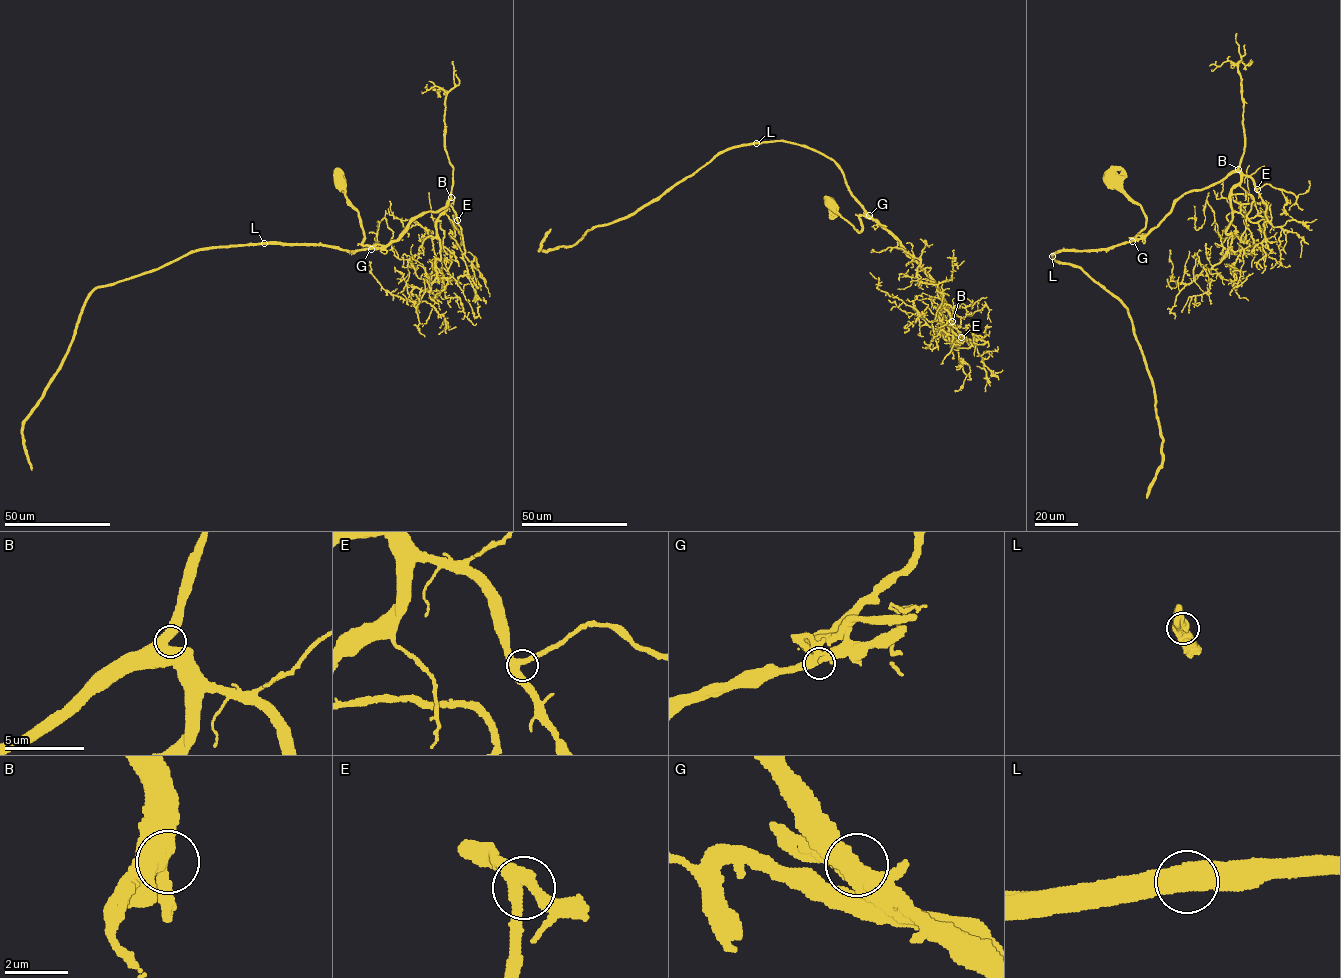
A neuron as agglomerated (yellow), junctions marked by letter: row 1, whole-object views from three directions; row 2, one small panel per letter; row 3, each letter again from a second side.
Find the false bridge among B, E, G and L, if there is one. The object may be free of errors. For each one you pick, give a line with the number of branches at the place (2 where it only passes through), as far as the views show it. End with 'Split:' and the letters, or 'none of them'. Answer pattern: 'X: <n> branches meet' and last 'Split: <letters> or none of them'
Split: none of them

